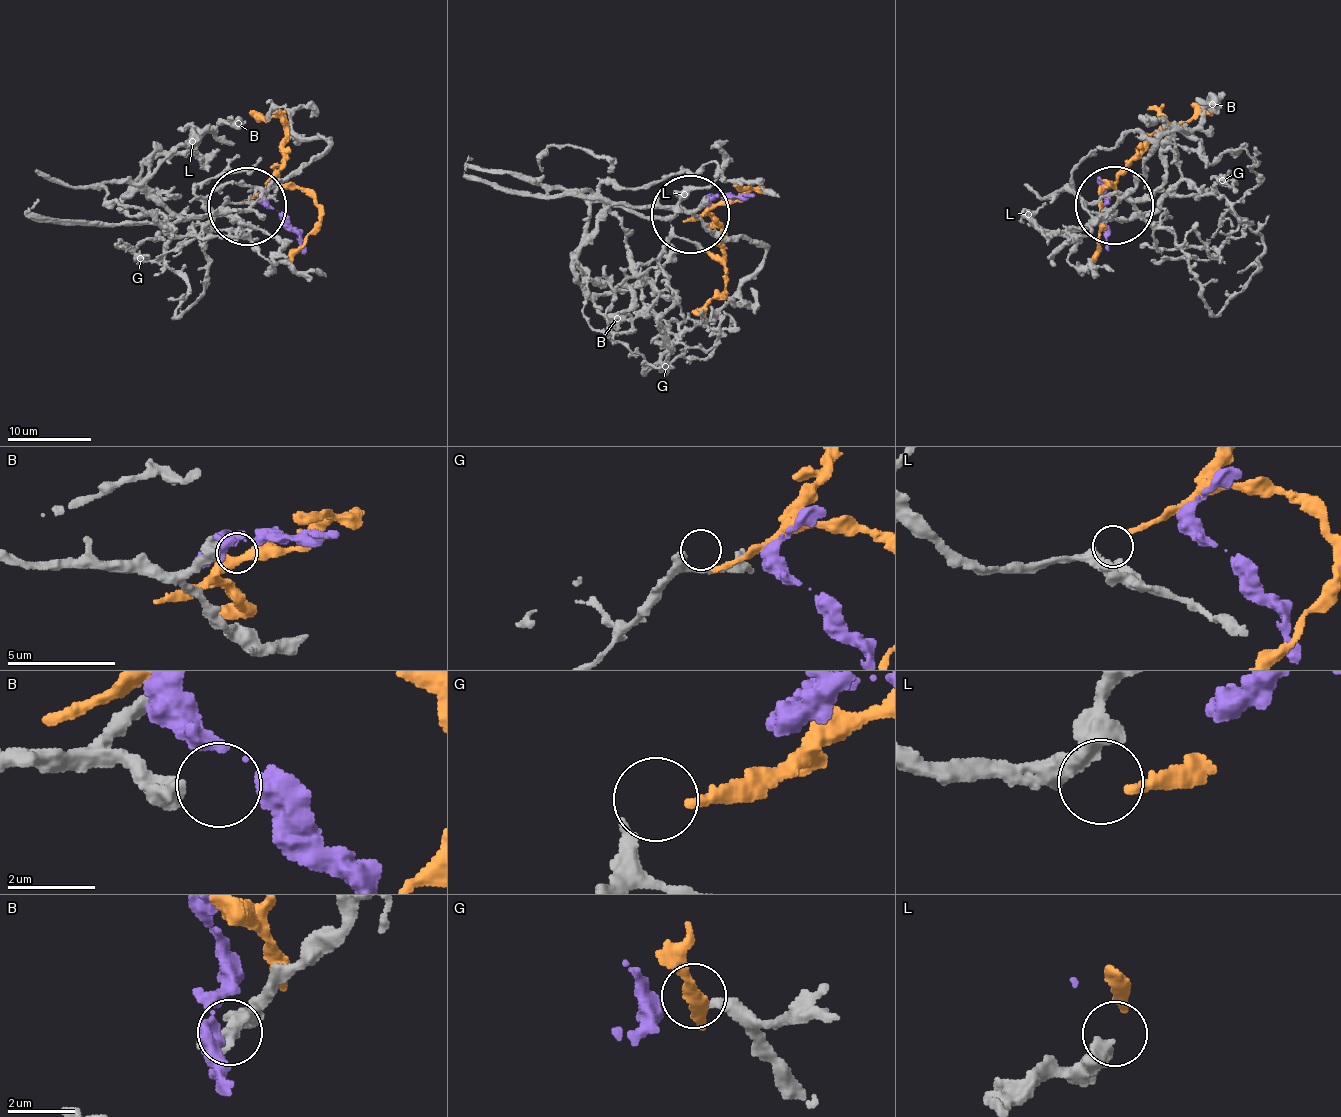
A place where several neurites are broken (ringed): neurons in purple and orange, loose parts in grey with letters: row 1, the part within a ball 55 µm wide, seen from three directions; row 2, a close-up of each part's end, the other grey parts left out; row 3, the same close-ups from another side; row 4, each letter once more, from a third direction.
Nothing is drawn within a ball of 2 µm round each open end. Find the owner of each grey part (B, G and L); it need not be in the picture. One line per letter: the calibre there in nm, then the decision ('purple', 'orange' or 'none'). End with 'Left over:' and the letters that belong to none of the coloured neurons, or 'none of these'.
B: calibre 480 nm; none
G: calibre 360 nm; none
L: calibre 500 nm; orange
Left over: B, G

